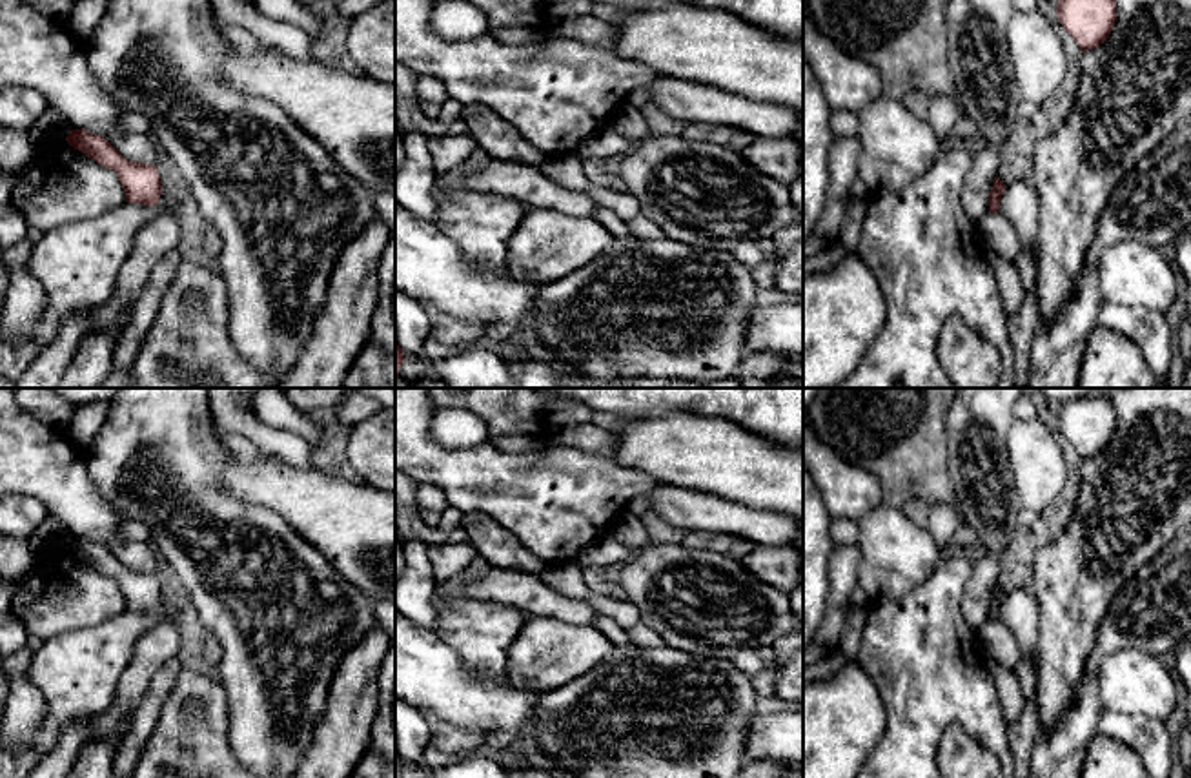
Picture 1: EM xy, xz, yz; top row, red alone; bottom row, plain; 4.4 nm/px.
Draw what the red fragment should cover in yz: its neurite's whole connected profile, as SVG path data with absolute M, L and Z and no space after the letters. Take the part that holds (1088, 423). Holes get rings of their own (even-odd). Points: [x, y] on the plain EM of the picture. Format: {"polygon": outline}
{"polygon": "M1111 388L1060 404L1056 423L1082 459L1104 452L1116 430Z"}

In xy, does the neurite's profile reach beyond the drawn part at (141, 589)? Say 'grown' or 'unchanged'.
unchanged

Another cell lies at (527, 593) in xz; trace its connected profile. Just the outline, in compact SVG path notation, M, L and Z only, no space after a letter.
M499 567L472 579L466 594L473 599L515 607L528 616L555 618L574 625L594 625L599 614L590 603L554 590L537 574Z

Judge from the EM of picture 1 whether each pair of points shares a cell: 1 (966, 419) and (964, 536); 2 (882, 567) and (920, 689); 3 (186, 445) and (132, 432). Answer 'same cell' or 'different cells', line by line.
1: different cells
2: different cells
3: same cell

